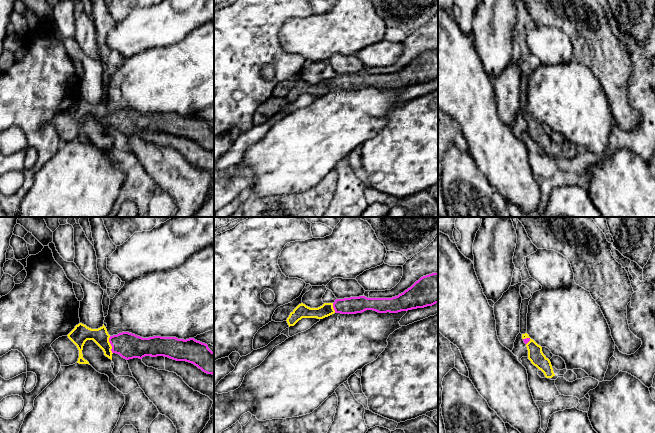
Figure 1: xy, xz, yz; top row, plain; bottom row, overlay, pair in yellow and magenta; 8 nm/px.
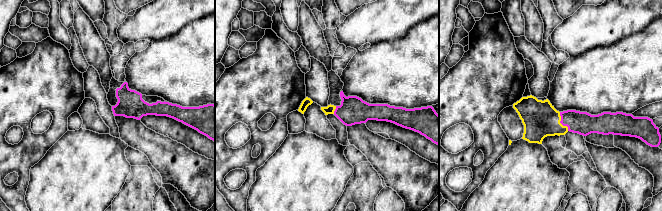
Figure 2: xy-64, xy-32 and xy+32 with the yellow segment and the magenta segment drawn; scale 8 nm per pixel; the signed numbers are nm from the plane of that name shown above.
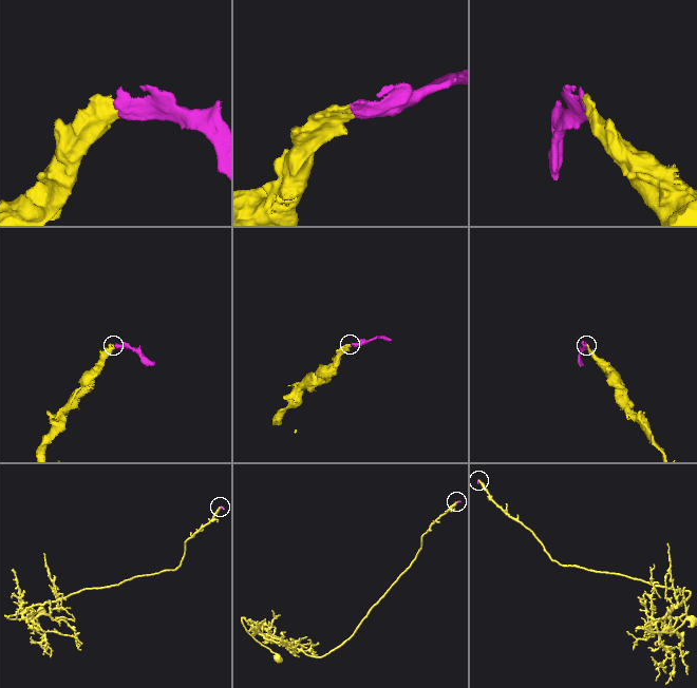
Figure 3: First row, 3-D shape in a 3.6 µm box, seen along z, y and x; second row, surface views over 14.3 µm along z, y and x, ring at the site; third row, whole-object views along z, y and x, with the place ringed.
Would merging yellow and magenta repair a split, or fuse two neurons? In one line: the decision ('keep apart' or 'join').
join

